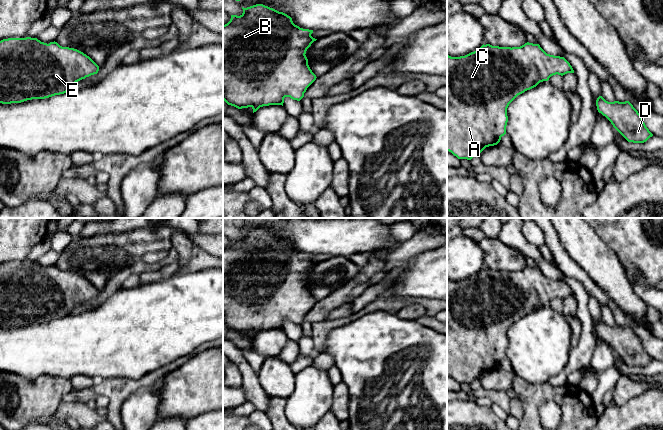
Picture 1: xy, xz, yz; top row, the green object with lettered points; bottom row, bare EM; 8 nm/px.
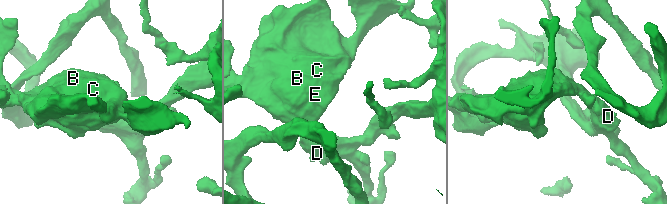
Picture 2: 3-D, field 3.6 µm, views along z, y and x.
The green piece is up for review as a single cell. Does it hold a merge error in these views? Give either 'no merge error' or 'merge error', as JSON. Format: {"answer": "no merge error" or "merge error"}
{"answer": "no merge error"}

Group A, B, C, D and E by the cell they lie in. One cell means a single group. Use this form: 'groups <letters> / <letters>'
groups A B C D E

